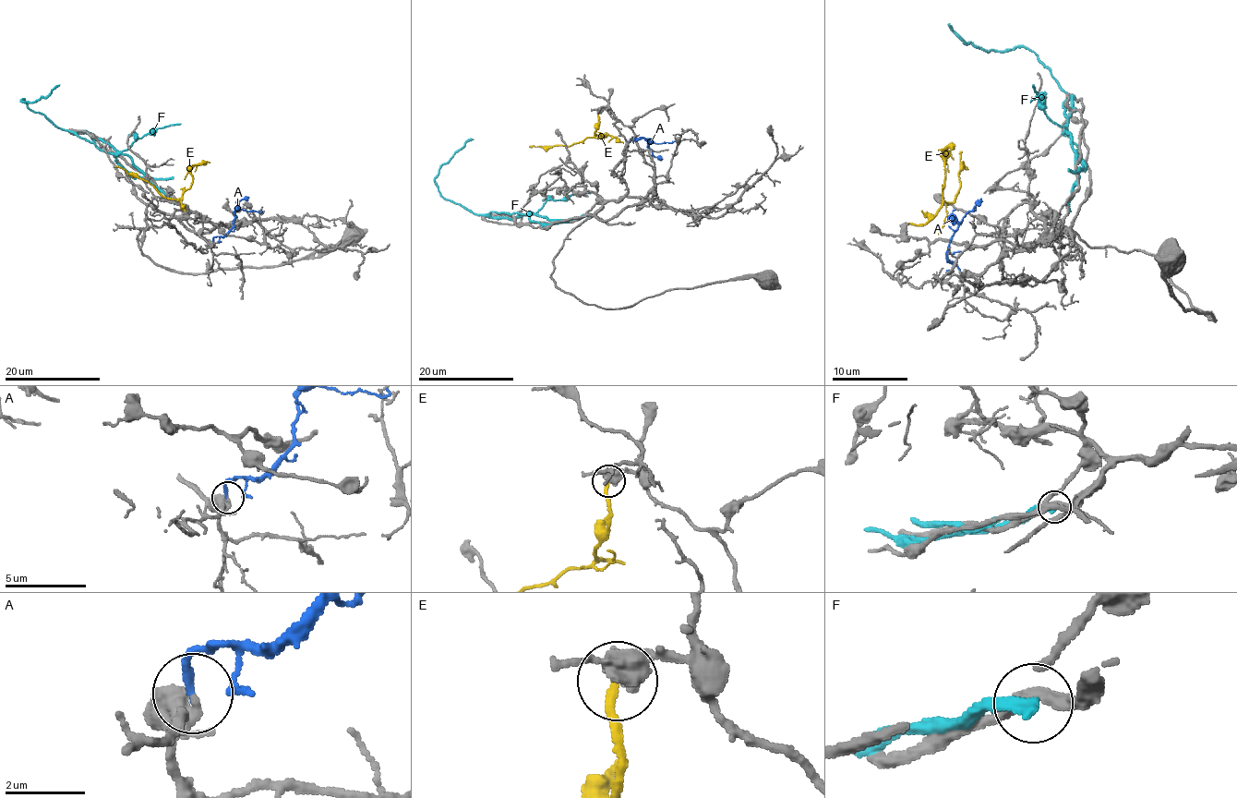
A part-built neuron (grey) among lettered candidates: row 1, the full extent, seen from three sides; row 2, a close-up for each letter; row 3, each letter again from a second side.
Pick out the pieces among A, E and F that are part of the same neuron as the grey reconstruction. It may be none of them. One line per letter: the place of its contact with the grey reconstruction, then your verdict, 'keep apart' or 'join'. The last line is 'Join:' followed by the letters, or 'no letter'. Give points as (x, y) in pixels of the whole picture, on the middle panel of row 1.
A: contact (628, 146); join
E: contact (598, 112); keep apart
F: contact (588, 214); keep apart
Join: A

